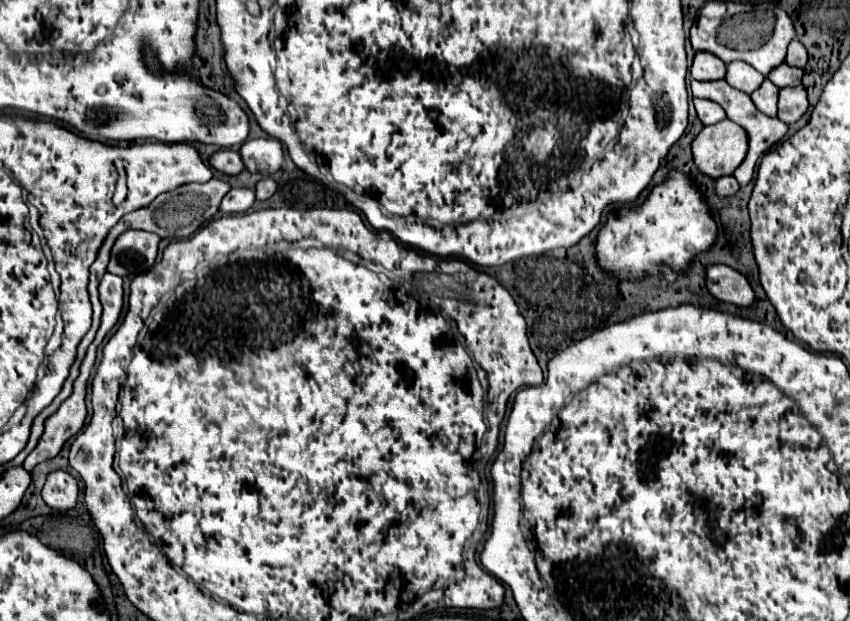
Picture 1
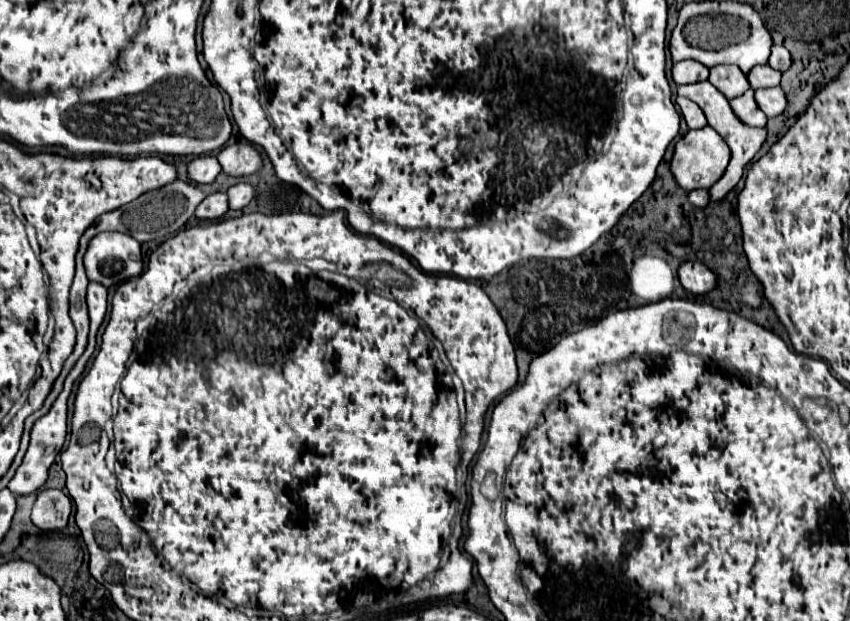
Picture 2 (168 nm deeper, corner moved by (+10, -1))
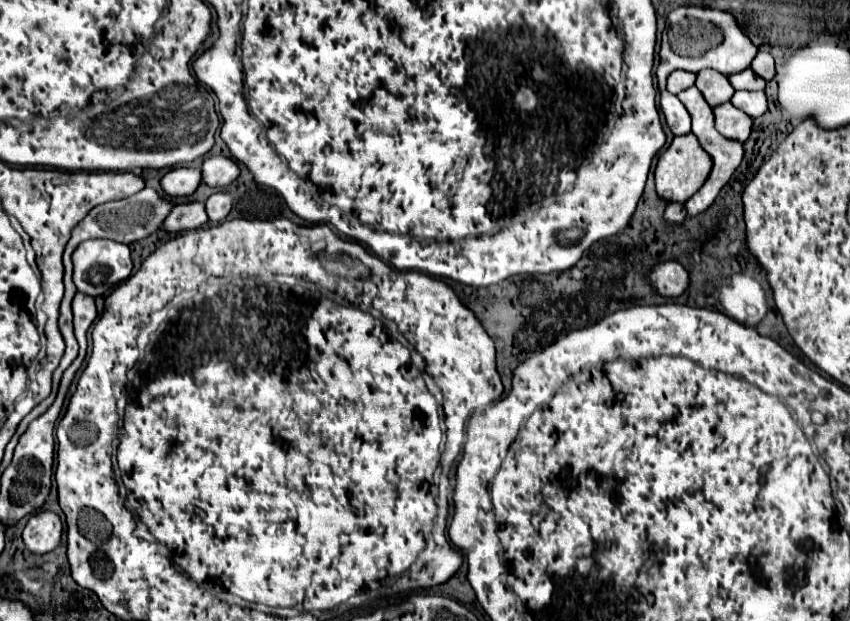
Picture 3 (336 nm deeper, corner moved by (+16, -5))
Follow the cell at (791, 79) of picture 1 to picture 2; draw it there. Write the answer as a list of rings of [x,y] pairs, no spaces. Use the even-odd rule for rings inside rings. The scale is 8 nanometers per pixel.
[[[756,65],[748,75],[748,83],[752,89],[760,89],[760,87],[776,87],[780,83],[780,71],[774,71],[770,65]]]

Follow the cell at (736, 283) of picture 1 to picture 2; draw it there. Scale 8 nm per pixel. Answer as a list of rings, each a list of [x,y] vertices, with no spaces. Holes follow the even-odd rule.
[[[686,261],[678,267],[678,279],[682,287],[694,295],[708,293],[716,287],[716,275],[698,261]]]

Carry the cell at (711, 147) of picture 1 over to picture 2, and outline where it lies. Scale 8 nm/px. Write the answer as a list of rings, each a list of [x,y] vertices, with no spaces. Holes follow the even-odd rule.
[[[710,125],[696,129],[696,131],[688,131],[674,147],[674,155],[670,161],[670,171],[676,179],[676,183],[684,189],[684,191],[694,191],[694,189],[708,189],[712,187],[724,173],[726,165],[730,161],[730,149],[726,147],[724,139],[712,131]]]

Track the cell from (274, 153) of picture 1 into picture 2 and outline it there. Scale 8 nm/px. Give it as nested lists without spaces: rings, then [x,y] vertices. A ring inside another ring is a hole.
[[[232,143],[224,147],[216,159],[222,165],[222,173],[232,177],[252,175],[262,167],[260,153],[248,143]]]

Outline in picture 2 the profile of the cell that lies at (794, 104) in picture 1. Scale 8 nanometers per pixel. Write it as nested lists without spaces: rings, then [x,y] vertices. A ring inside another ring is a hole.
[[[782,87],[754,89],[754,101],[768,117],[778,117],[786,109],[786,95]]]

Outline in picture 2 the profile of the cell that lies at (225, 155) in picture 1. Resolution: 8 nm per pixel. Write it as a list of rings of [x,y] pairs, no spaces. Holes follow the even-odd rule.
[[[214,155],[196,157],[188,163],[188,179],[194,183],[212,183],[220,171],[222,167]]]

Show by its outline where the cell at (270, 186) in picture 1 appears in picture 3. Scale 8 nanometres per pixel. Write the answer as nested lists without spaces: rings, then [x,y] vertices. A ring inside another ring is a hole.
[[[224,191],[210,195],[208,201],[206,201],[206,213],[208,213],[210,221],[226,219],[230,209],[232,209],[232,197],[228,193],[224,193]]]

